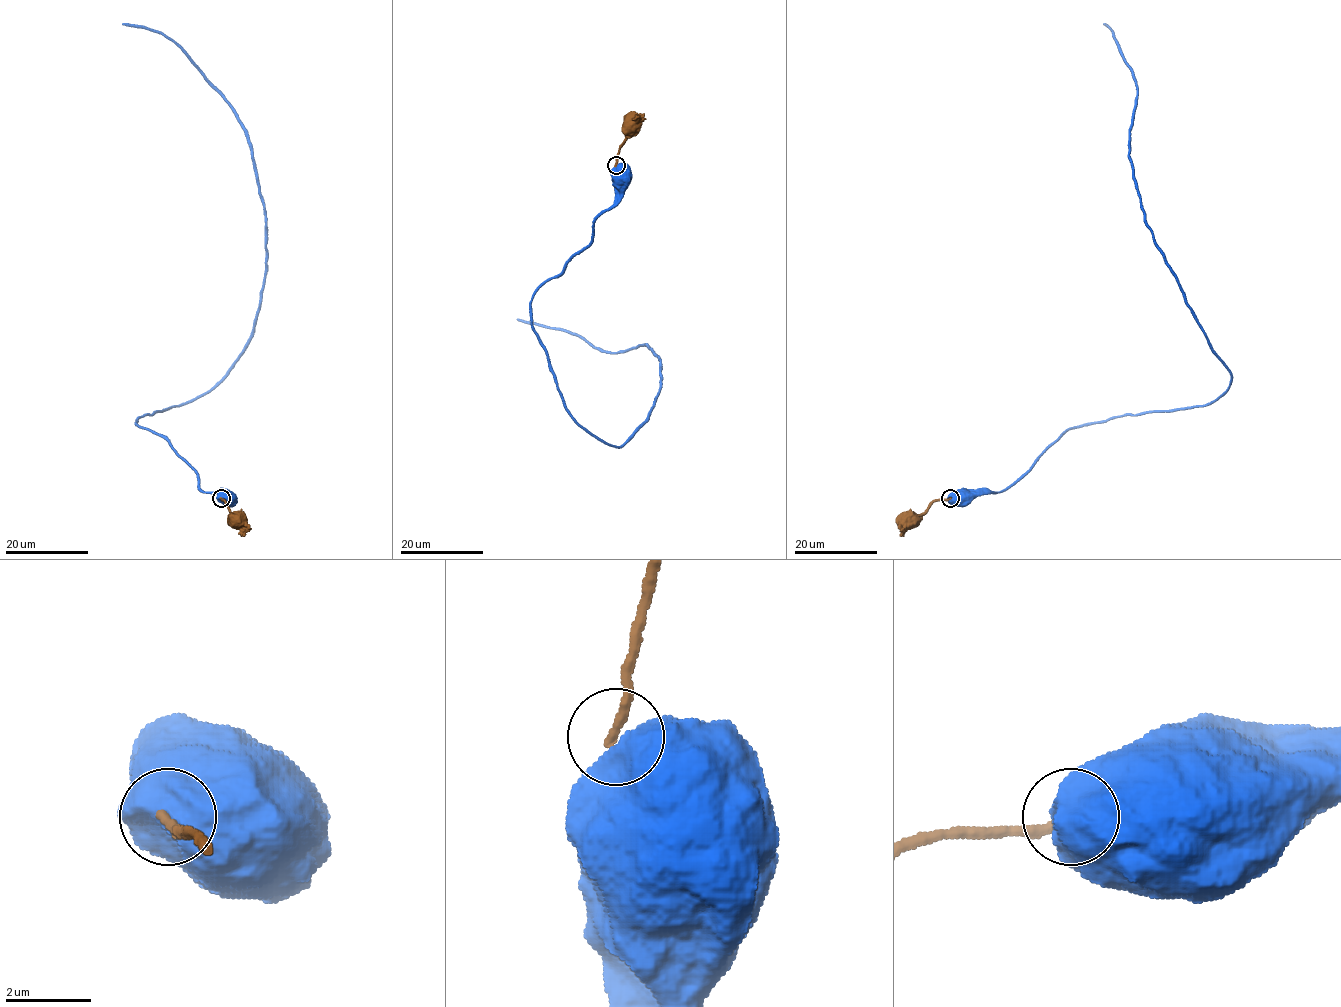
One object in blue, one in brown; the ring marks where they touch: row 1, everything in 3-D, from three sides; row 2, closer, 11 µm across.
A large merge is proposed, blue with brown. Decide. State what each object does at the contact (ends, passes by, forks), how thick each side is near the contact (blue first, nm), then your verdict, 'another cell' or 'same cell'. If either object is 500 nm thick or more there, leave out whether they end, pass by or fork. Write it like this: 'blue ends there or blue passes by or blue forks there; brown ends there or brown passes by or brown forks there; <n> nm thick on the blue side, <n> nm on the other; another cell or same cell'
1000 nm thick on the blue side, 240 nm on the other; another cell

